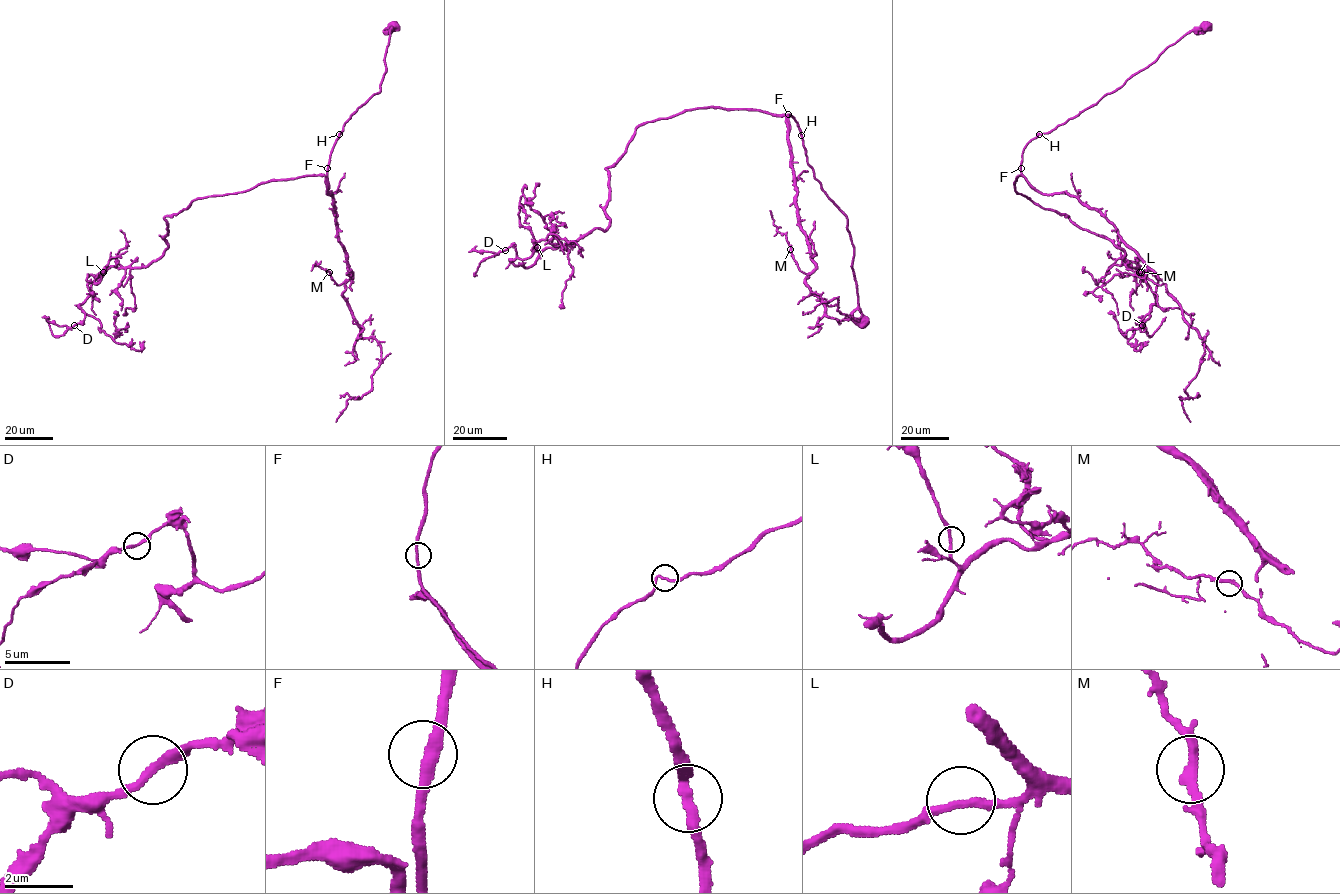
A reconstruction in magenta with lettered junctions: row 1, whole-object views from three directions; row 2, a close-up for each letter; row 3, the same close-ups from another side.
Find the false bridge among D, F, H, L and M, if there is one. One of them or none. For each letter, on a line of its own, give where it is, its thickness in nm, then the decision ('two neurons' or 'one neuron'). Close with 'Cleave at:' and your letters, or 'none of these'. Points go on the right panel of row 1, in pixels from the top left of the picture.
D: place (1142, 325); calibre 240 nm; one neuron
F: place (1021, 168); calibre 260 nm; one neuron
H: place (1039, 134); calibre 240 nm; one neuron
L: place (1139, 272); calibre 240 nm; one neuron
M: place (1141, 272); calibre 240 nm; one neuron
Cleave at: none of these

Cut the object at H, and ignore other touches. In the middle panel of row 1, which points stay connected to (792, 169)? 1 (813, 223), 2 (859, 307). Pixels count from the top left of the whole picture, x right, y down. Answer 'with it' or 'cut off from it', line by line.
1: with it
2: cut off from it

